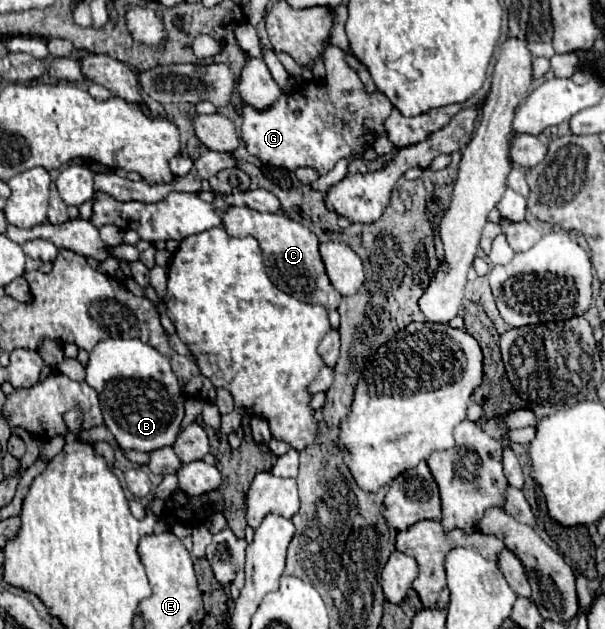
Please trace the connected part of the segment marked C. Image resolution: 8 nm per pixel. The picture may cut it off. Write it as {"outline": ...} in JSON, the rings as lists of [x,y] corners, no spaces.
{"outline":[[[231,206],[223,214],[223,226],[229,236],[235,238],[253,236],[259,242],[261,252],[267,260],[267,270],[271,268],[269,278],[281,292],[291,294],[293,298],[307,304],[321,304],[327,310],[335,310],[339,306],[341,294],[329,282],[325,264],[319,254],[319,238],[309,228],[283,214],[257,212],[251,208],[237,208],[237,206]]]}

